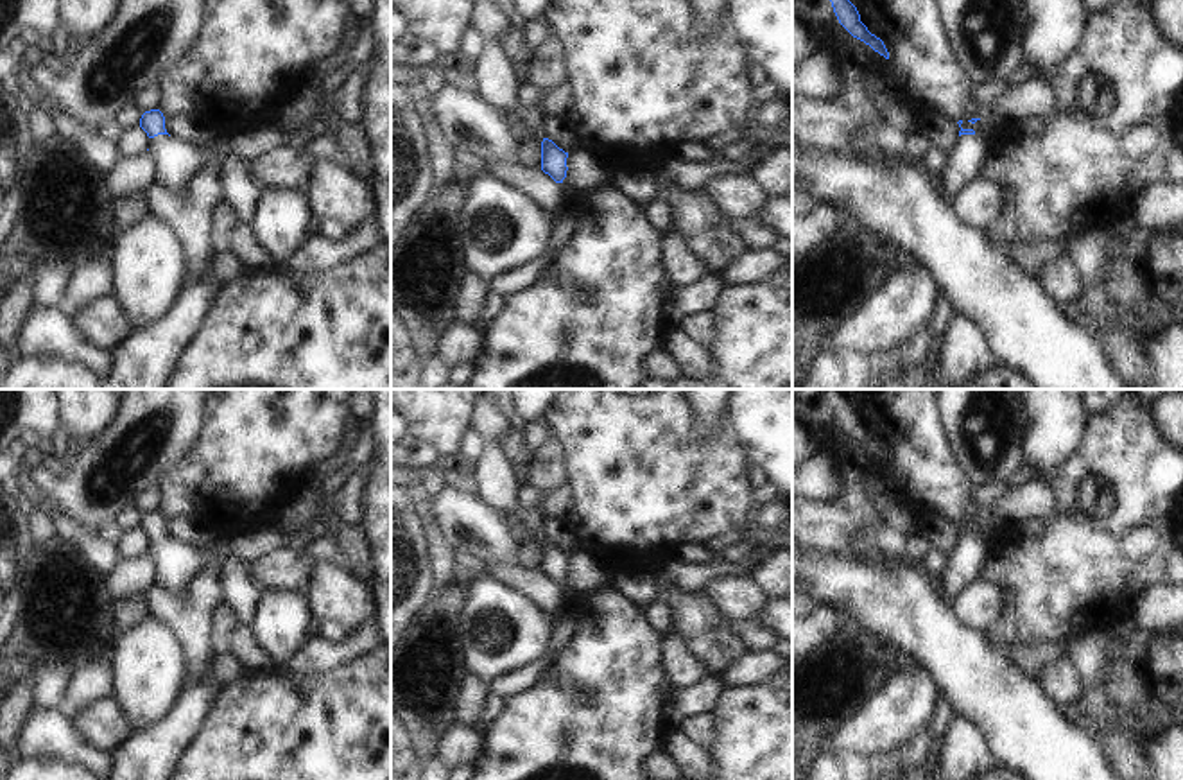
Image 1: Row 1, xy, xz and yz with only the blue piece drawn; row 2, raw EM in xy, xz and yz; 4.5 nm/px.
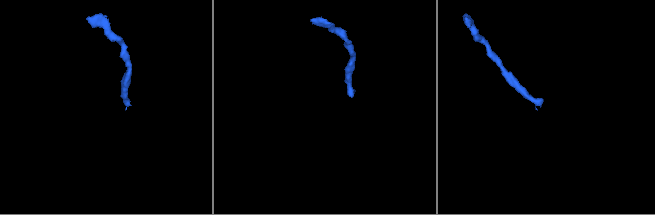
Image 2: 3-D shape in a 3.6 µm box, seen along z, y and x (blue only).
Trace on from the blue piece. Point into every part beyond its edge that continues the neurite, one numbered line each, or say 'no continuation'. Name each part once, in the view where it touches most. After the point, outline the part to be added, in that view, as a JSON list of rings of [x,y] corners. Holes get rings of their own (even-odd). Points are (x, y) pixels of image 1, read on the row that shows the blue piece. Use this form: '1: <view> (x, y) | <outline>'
1: xy (176, 162) | [[[168,134],[151,138],[149,152],[156,161],[154,183],[181,192],[201,169],[203,151]]]

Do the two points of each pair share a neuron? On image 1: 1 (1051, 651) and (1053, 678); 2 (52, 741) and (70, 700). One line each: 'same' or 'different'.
1: different
2: different

